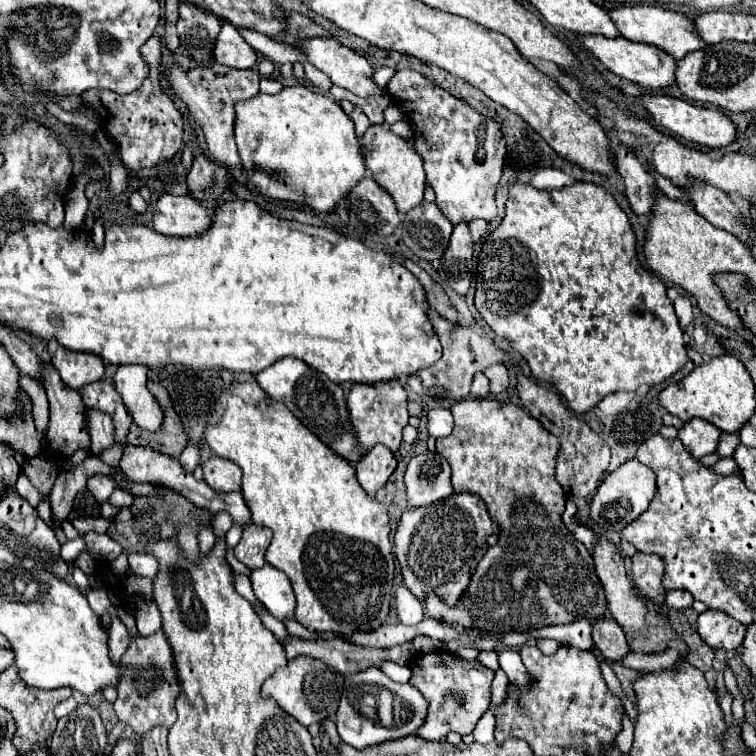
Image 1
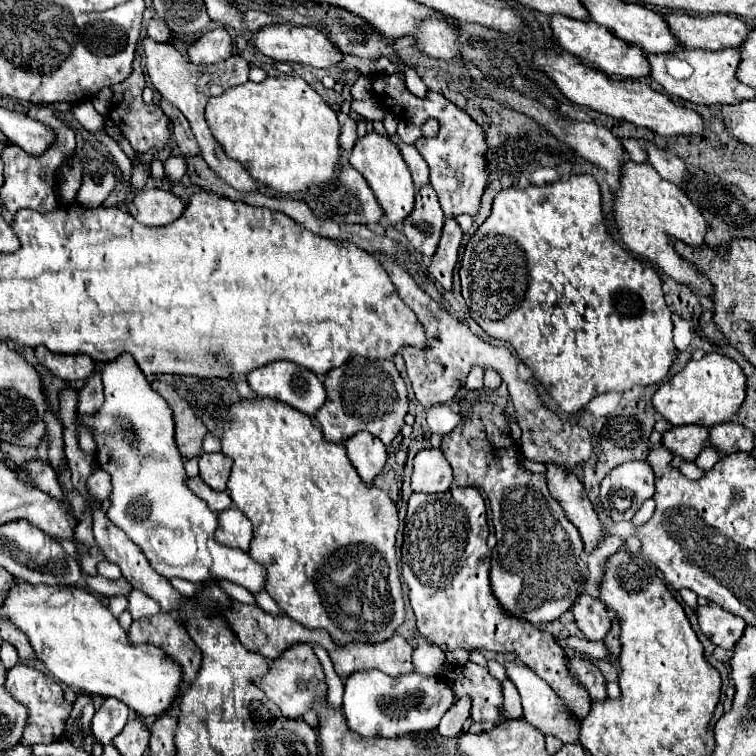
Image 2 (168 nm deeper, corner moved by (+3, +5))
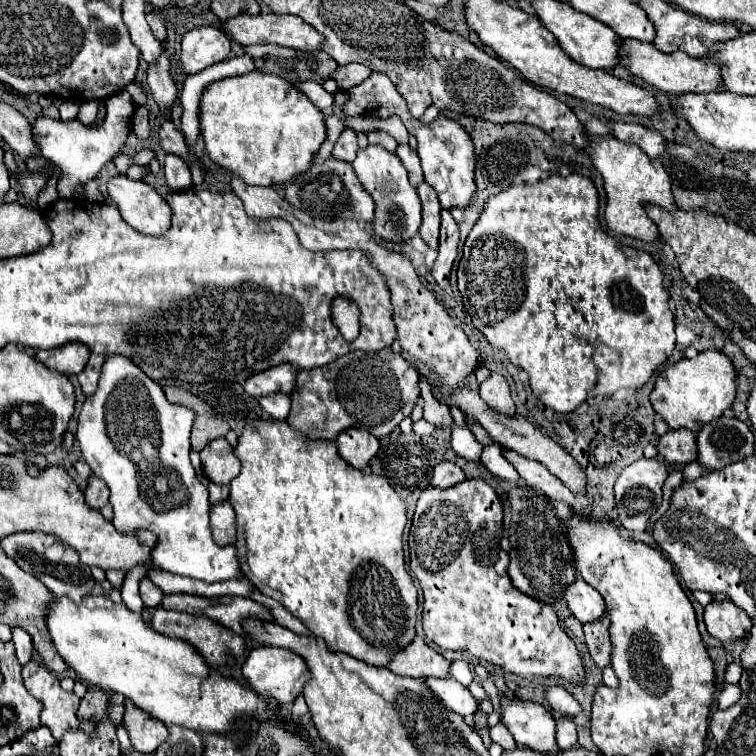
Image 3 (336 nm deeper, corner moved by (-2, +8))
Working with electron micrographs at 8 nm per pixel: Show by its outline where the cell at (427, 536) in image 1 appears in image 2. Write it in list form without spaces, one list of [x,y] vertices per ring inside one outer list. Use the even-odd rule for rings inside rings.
[[[453,486],[443,494],[417,492],[409,498],[401,546],[401,574],[409,586],[409,602],[417,616],[417,630],[443,652],[477,648],[497,654],[517,654],[583,720],[591,710],[591,698],[567,668],[565,648],[549,632],[539,630],[527,620],[509,616],[495,598],[489,580],[491,550],[487,536],[485,500],[473,486]]]

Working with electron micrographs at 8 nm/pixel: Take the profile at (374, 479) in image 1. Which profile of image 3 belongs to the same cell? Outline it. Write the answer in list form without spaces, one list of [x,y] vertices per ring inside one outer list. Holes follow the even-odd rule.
[[[346,429],[338,435],[338,453],[356,469],[364,471],[370,467],[370,461],[376,457],[380,443],[372,433],[364,429]]]

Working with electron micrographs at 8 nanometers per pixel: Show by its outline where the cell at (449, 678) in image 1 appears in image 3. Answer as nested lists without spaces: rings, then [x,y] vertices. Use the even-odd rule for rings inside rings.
[[[520,697],[500,699],[502,723],[514,735],[516,743],[526,745],[538,753],[554,753],[560,747],[556,745],[556,723],[554,717],[540,703],[532,703]]]

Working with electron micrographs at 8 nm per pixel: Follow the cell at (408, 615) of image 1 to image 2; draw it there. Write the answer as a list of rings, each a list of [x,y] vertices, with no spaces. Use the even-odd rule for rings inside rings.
[[[421,634],[417,636],[417,648],[413,652],[413,664],[415,672],[427,674],[427,676],[443,676],[451,670],[451,664],[445,660],[445,654],[439,646],[433,646],[429,640],[425,640]]]

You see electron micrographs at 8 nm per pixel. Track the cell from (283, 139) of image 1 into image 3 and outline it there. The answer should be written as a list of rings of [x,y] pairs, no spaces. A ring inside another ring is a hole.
[[[258,69],[240,77],[214,81],[204,89],[200,101],[200,129],[210,159],[226,171],[242,177],[248,185],[282,185],[292,181],[296,175],[306,173],[312,167],[320,145],[328,137],[324,113],[308,99],[306,93],[294,87],[288,79]]]

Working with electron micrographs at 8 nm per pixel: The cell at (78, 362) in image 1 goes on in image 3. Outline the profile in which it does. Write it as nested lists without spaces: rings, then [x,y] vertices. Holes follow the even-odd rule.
[[[68,343],[64,347],[56,347],[56,349],[38,349],[36,351],[36,359],[40,363],[44,363],[46,367],[64,373],[64,375],[78,375],[84,371],[84,365],[88,363],[90,357],[90,349],[86,345],[80,343]]]

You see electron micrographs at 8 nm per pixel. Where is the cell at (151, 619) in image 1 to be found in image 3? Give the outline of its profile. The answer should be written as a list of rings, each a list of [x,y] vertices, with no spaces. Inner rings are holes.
[[[144,577],[144,579],[140,581],[140,597],[142,597],[144,605],[146,605],[148,609],[152,609],[152,607],[158,607],[158,605],[160,605],[164,593],[162,593],[148,577]]]

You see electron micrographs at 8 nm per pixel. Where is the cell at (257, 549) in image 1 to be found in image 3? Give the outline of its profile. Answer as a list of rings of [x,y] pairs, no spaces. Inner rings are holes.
[[[228,501],[220,505],[212,505],[212,535],[218,545],[234,545],[236,543],[236,517],[234,509]]]

